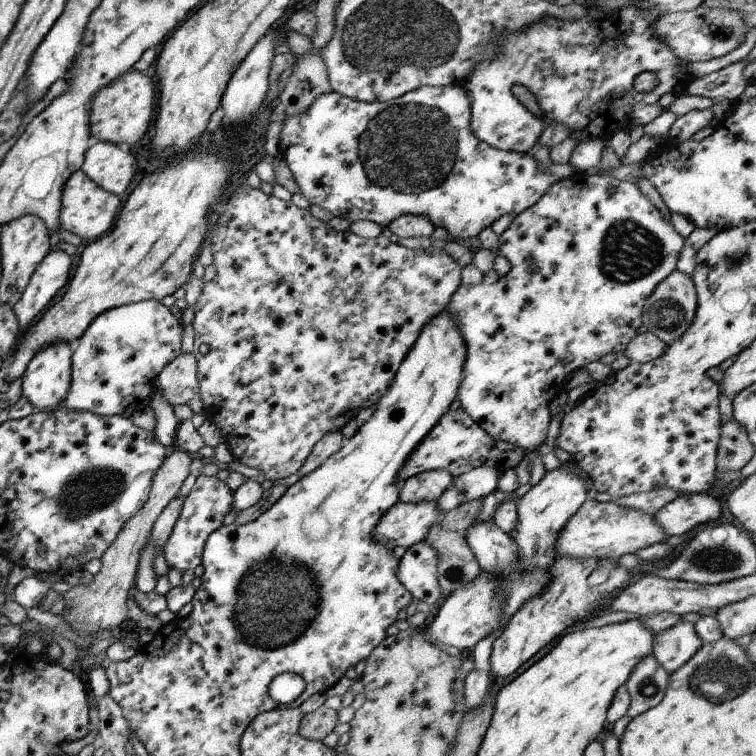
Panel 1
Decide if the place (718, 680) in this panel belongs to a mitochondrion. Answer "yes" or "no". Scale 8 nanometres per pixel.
yes

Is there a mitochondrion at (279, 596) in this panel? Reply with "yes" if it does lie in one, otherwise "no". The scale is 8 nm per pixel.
yes

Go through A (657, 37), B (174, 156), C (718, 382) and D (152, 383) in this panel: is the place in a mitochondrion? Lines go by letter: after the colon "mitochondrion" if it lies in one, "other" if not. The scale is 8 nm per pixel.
A: other
B: other
C: other
D: other

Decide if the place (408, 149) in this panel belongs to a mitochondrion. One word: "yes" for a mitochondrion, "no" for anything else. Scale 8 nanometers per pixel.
yes

